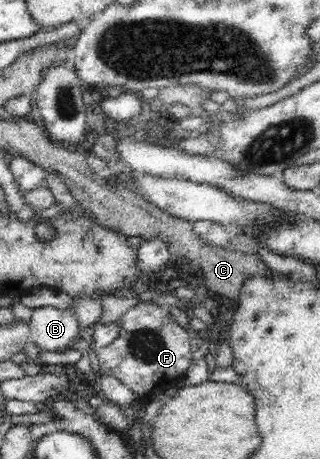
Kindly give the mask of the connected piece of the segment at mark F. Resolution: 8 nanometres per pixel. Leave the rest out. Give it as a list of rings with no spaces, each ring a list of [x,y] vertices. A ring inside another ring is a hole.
[[[143,302],[131,307],[126,313],[119,317],[121,333],[107,345],[97,352],[99,373],[102,375],[113,375],[123,385],[127,385],[145,403],[157,393],[168,391],[174,383],[178,383],[185,377],[185,372],[194,364],[191,355],[191,345],[187,330],[183,329],[177,321],[173,320],[167,307],[155,303]]]

